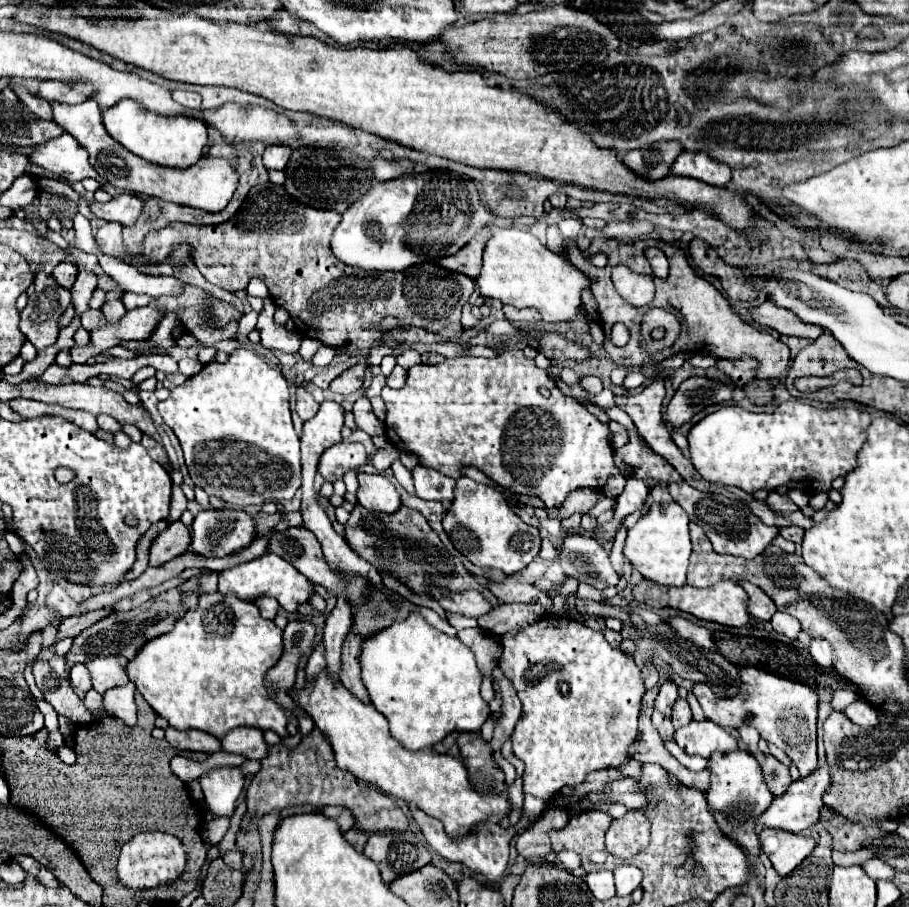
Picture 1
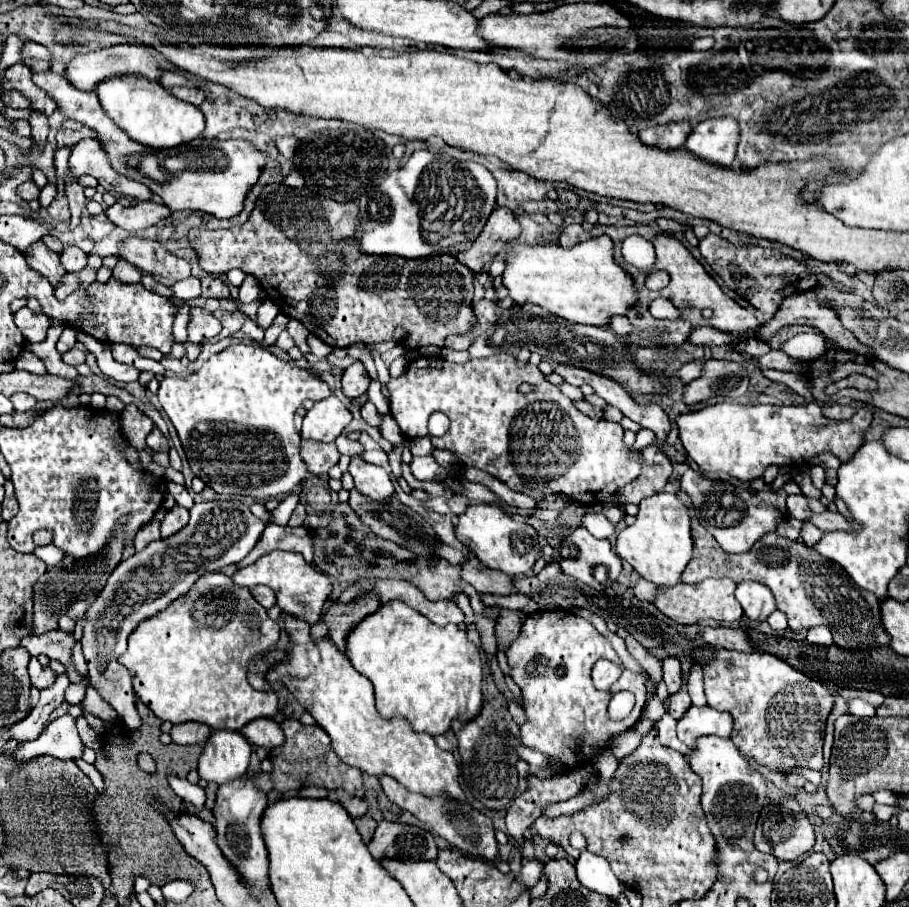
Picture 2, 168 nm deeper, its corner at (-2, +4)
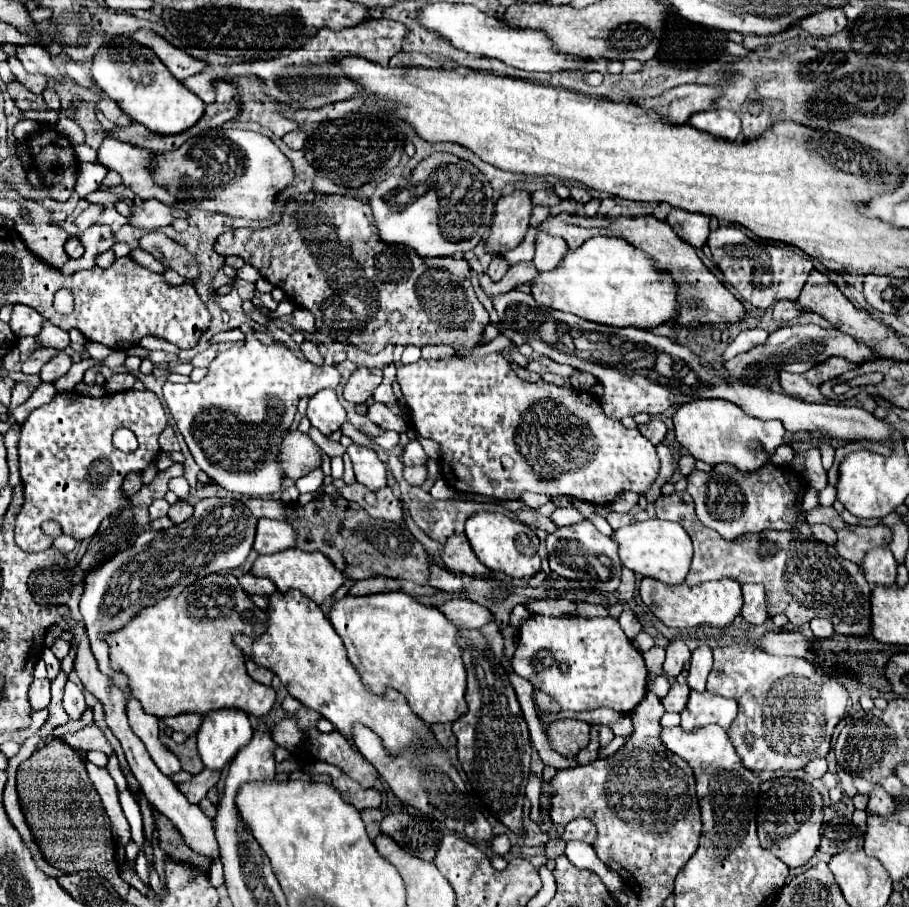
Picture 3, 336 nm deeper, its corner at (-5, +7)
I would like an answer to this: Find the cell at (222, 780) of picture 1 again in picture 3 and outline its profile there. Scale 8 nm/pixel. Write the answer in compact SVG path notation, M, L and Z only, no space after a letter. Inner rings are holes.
M224 709L224 713L208 713L208 717L204 717L204 725L200 733L196 735L198 751L204 767L208 767L210 771L222 771L236 757L236 753L248 745L252 735L254 731L250 727L248 717L244 717L244 713L232 713L230 709Z

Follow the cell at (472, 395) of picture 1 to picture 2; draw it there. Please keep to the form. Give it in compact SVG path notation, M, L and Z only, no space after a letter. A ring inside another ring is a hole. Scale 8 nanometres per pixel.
M495 354L489 358L471 358L467 364L453 364L443 358L419 358L409 362L399 378L387 384L391 392L391 414L397 420L405 438L423 438L427 434L429 416L439 410L449 416L451 426L445 436L431 438L435 448L453 452L463 466L487 470L511 490L523 492L535 500L547 494L561 494L579 504L601 504L607 496L617 494L625 484L641 474L641 454L633 446L623 444L621 424L593 420L577 410L577 406L561 394L561 390L545 380L537 366L517 366L511 354ZM529 382L535 386L529 394L519 394L517 386Z

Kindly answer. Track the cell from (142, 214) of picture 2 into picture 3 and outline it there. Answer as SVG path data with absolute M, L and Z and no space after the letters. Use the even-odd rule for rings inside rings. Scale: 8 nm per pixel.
M148 199L140 207L134 207L134 205L130 207L128 225L136 229L144 229L144 231L154 231L158 227L170 225L176 217L186 217L186 213L182 209L164 205L156 199Z

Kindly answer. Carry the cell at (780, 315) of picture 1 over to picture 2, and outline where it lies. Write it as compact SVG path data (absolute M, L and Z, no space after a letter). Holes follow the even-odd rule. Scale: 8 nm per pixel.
M801 292L787 296L768 324L762 326L759 330L759 338L765 342L777 332L777 328L783 328L787 324L809 324L821 330L821 334L839 348L855 352L855 354L873 354L869 348L861 346L861 342L853 336L853 332L845 330L841 324L837 312L833 312L827 304L817 302L815 292Z

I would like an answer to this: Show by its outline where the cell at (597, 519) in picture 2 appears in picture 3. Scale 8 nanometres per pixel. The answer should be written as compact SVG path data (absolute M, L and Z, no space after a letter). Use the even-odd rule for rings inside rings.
M566 507L566 509L556 509L554 515L552 515L552 521L560 527L564 525L574 525L574 523L580 523L580 521L586 521L588 517L584 513L580 513L576 507Z

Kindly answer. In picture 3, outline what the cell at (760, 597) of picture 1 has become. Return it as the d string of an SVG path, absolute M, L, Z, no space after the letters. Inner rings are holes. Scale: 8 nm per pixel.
M746 583L746 585L742 585L742 593L744 593L744 607L742 607L740 615L752 625L764 623L768 619L768 605L766 605L764 585Z

